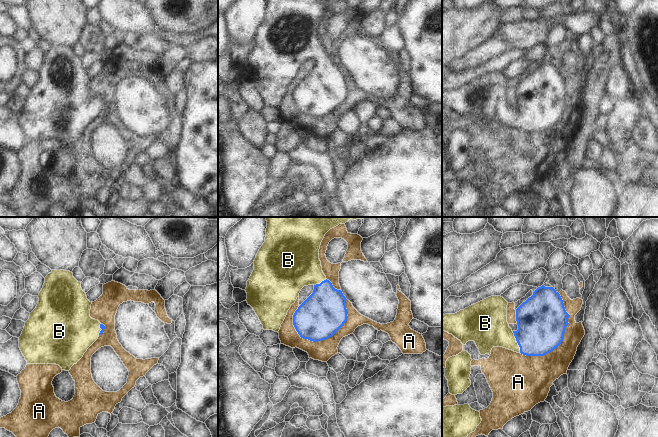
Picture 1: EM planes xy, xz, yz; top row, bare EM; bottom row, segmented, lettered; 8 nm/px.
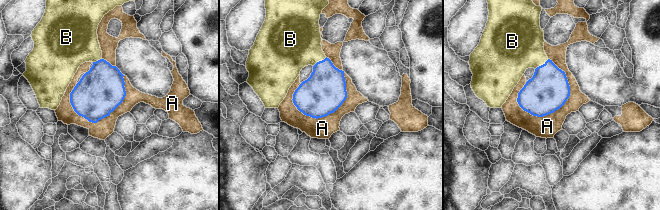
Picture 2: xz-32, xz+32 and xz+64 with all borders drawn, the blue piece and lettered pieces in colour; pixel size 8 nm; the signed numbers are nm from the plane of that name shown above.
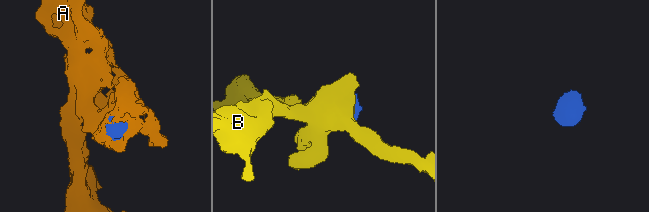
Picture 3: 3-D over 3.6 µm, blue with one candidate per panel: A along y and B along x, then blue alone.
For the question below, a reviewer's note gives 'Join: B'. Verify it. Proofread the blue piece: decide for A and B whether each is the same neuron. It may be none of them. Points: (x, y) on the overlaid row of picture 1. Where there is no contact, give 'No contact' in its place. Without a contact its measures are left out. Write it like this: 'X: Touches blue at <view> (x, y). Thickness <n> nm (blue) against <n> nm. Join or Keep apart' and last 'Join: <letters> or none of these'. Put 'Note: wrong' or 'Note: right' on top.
Note: right
A: Touches blue at xz (333, 334). Thickness 360 nm (blue) against 160 nm. Keep apart
B: Touches blue at yz (517, 342). Thickness 380 nm (blue) against 300 nm. Join
Join: B

